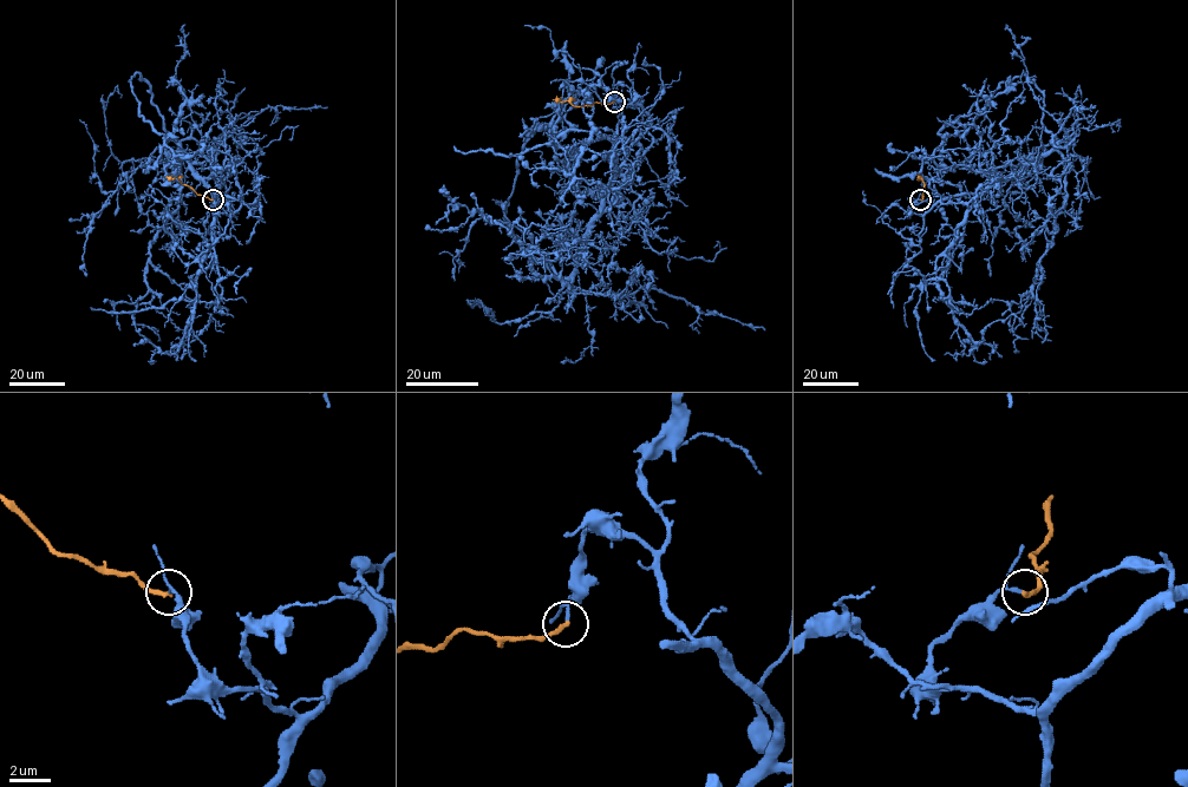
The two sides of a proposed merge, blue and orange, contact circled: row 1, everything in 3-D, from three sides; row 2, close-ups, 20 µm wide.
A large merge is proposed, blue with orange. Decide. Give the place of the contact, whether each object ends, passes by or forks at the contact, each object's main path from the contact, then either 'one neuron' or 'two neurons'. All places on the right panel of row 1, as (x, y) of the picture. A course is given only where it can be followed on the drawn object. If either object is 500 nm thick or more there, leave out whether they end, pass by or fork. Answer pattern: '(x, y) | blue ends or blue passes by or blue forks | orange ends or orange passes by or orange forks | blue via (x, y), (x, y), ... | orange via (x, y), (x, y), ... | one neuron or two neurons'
(920, 199) | blue passes by | orange ends | blue via (920, 199), (908, 212), (924, 216), (942, 201), (981, 192), (1061, 155), (1065, 205), (1037, 263), (1013, 352) | orange via (920, 199), (925, 183), (920, 177) | two neurons

